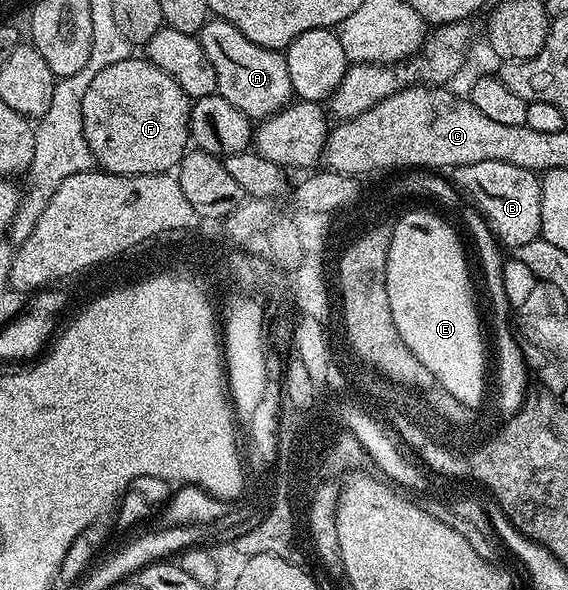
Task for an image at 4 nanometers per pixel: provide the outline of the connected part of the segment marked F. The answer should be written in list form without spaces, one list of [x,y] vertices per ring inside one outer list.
[[[130,58],[123,62],[115,62],[115,66],[107,66],[107,70],[99,70],[99,75],[92,80],[87,94],[83,94],[83,134],[87,138],[87,146],[91,146],[94,161],[104,171],[114,172],[117,176],[156,176],[158,174],[169,174],[180,164],[191,144],[189,139],[189,109],[191,101],[189,95],[179,86],[179,82],[175,82],[175,78],[163,74],[163,70],[159,70],[159,66],[155,66],[148,58],[137,59]]]

